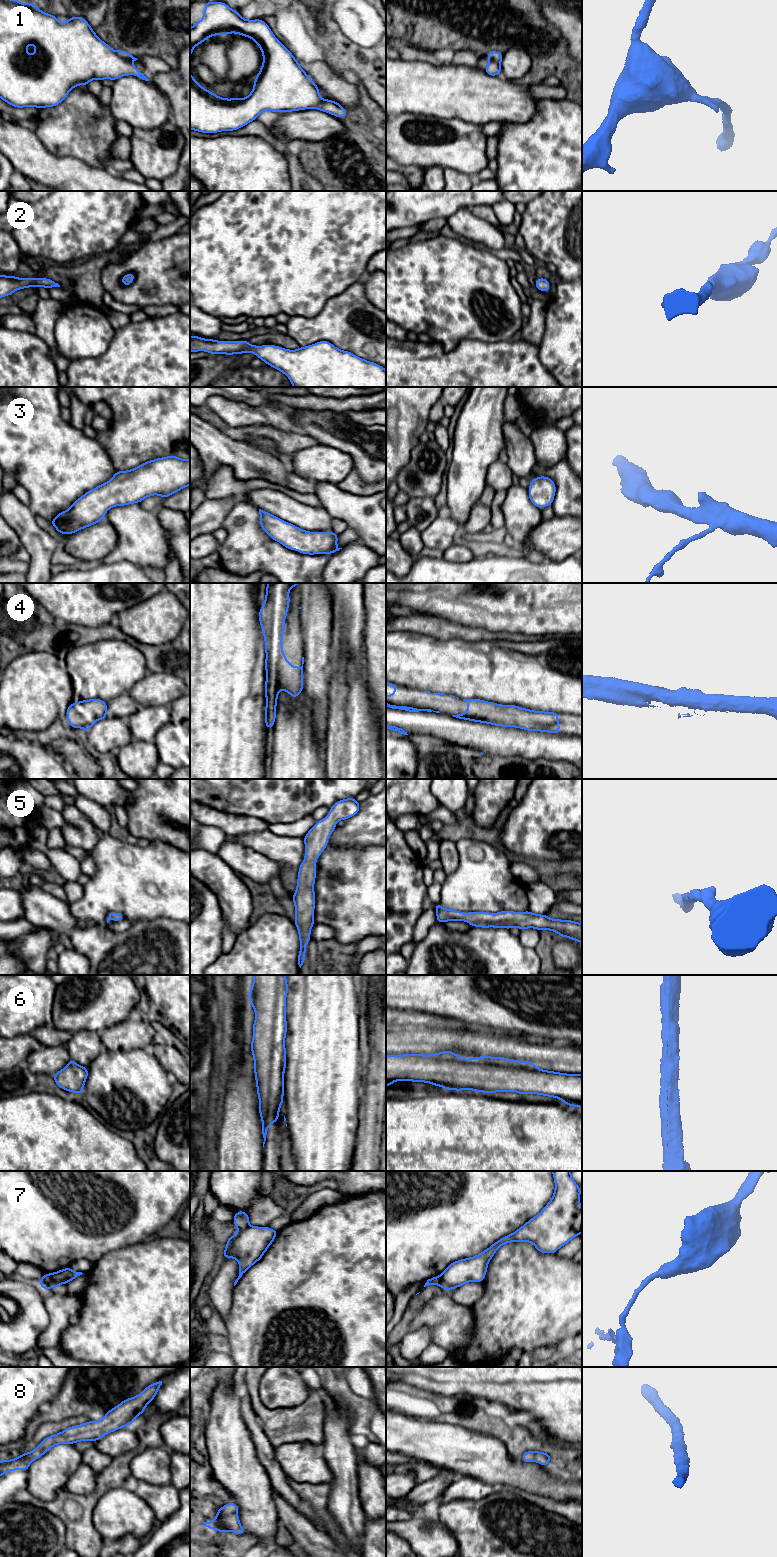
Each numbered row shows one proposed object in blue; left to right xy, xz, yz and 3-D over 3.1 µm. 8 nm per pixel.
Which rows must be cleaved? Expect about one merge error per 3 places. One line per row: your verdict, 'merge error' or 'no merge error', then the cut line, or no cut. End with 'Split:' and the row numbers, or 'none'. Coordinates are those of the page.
1: no merge error; no cut
2: no merge error; no cut
3: no merge error; no cut
4: no merge error; no cut
5: no merge error; no cut
6: no merge error; no cut
7: merge error; cut in xy along (46, 1274), (52, 1286)
8: no merge error; no cut
Split: 7

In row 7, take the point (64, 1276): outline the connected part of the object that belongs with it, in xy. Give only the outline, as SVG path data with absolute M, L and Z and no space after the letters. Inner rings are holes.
M71 1267L62 1269L60 1271L49 1273L47 1274L52 1282L52 1287L57 1288L61 1283L66 1285L71 1280L77 1278L78 1276L82 1275L82 1272L75 1272L71 1269Z

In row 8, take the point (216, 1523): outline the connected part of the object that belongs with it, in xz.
M234 1502L225 1504L217 1510L217 1516L211 1522L202 1522L208 1529L215 1529L220 1533L231 1531L235 1534L245 1534L238 1517L238 1507Z

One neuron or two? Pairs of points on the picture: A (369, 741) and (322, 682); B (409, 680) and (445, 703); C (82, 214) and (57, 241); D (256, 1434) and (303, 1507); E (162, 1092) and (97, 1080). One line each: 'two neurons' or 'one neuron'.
A: two neurons
B: two neurons
C: one neuron
D: one neuron
E: one neuron

